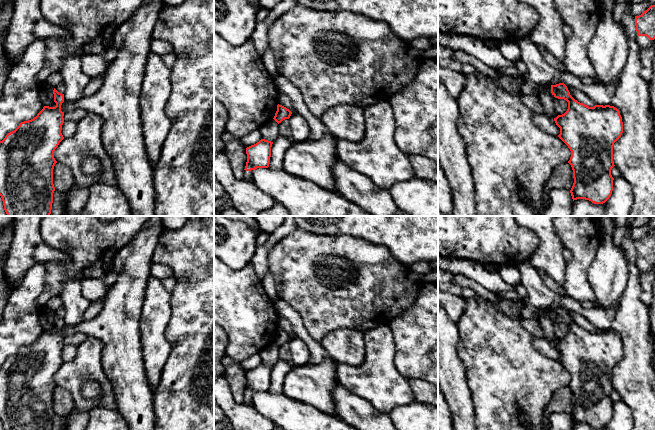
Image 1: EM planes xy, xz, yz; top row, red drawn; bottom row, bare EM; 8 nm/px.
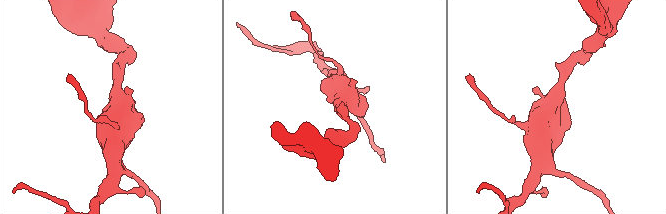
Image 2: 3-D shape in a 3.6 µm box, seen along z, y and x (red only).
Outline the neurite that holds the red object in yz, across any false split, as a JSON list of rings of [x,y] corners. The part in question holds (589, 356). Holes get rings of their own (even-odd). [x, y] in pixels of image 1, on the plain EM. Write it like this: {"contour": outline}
{"contour": [[[564,307],[551,309],[551,317],[568,326],[567,335],[554,345],[560,352],[558,361],[571,375],[572,423],[603,428],[613,415],[613,370],[623,357],[620,336],[610,329],[589,331],[578,326]]]}

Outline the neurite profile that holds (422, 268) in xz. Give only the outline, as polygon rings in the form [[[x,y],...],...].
[[[416,262],[408,266],[412,271],[420,274],[420,275],[426,275],[428,273],[431,273],[434,268],[430,265],[430,262]]]

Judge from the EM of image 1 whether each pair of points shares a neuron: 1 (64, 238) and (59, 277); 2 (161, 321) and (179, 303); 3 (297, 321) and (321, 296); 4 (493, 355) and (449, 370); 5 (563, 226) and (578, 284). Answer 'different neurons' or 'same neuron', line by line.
1: same neuron
2: different neurons
3: different neurons
4: different neurons
5: same neuron

